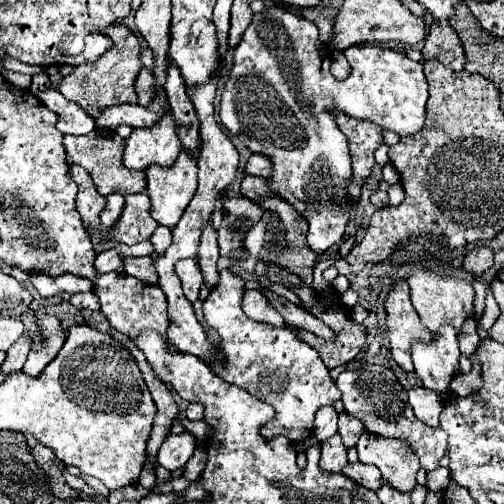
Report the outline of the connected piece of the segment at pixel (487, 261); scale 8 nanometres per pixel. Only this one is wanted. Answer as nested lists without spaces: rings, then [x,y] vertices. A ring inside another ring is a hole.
[[[478,247],[478,249],[470,251],[462,261],[462,269],[468,271],[470,275],[482,275],[492,265],[494,265],[494,255],[488,247]]]

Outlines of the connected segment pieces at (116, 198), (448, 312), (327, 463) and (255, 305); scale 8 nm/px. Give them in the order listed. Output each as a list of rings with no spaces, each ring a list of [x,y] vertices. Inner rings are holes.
[[[110,193],[108,197],[106,197],[106,207],[104,207],[104,211],[100,213],[100,223],[108,229],[108,227],[112,227],[116,221],[118,221],[118,217],[120,217],[120,213],[122,213],[122,205],[124,205],[124,197],[120,195],[120,193]]]
[[[420,269],[420,273],[414,273],[408,279],[408,285],[412,289],[412,305],[420,315],[422,325],[432,333],[438,335],[438,329],[444,323],[452,323],[456,333],[460,333],[462,323],[474,315],[474,289],[468,281],[446,277],[440,273],[430,273],[428,269]]]
[[[338,433],[322,443],[322,457],[320,457],[320,469],[326,473],[340,473],[346,465],[346,449],[342,445],[342,439]]]
[[[244,291],[244,299],[242,299],[242,309],[244,313],[258,321],[258,323],[268,323],[268,325],[284,325],[282,315],[258,293],[258,291]]]

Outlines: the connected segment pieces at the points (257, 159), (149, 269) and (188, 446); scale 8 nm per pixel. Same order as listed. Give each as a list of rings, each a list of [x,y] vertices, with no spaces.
[[[252,155],[244,167],[244,173],[246,175],[252,175],[252,177],[270,177],[270,159],[264,157],[264,155]]]
[[[130,257],[126,259],[126,265],[124,265],[124,271],[148,285],[154,285],[156,283],[156,271],[154,271],[154,263],[152,263],[152,257]]]
[[[190,433],[168,435],[158,451],[158,463],[168,471],[178,471],[194,453],[194,437]]]

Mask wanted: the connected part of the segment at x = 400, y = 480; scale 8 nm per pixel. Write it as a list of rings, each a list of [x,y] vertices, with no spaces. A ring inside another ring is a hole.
[[[364,431],[356,449],[358,461],[376,465],[392,489],[402,493],[414,491],[420,463],[404,439],[386,439]]]

